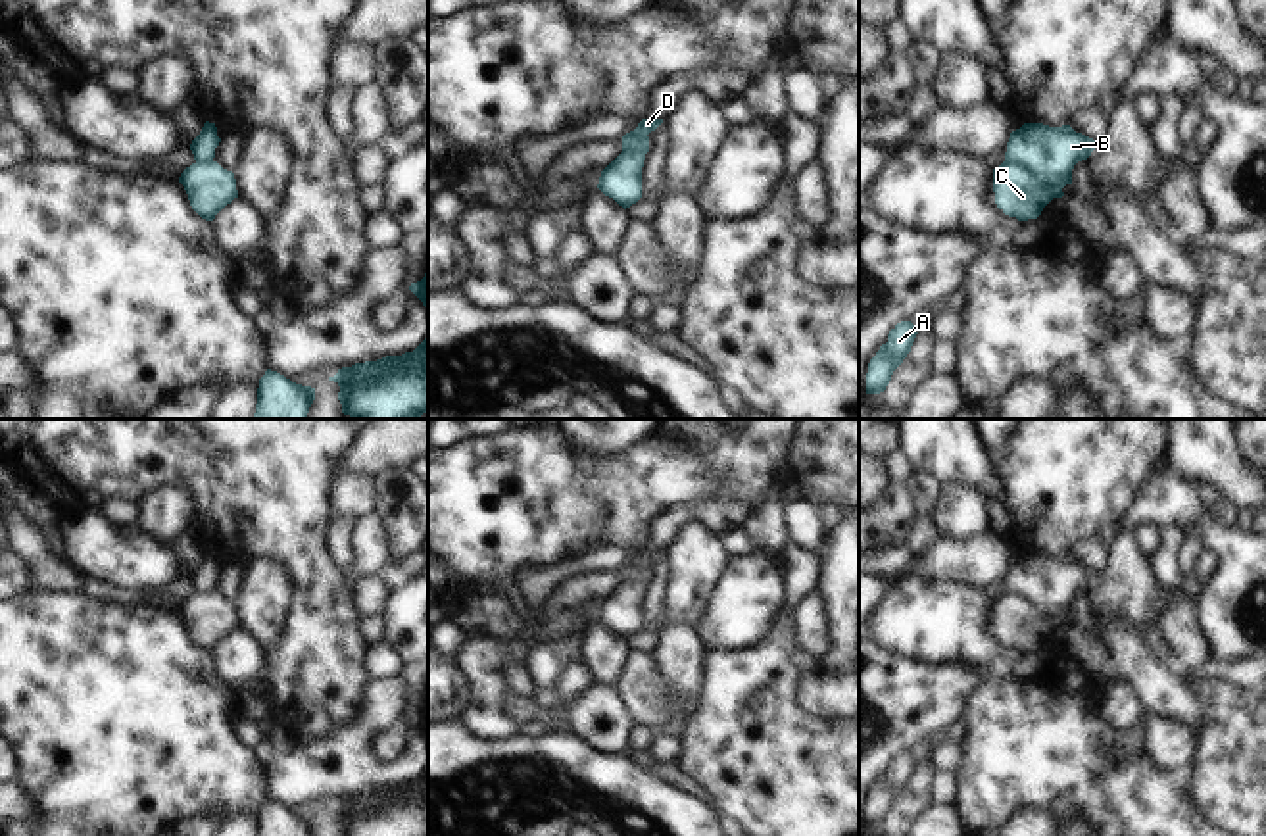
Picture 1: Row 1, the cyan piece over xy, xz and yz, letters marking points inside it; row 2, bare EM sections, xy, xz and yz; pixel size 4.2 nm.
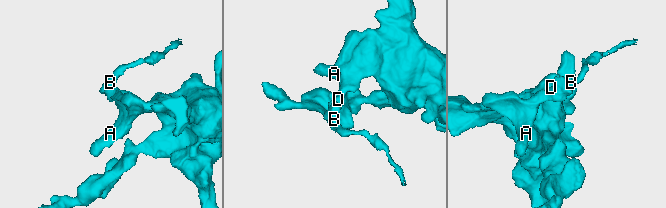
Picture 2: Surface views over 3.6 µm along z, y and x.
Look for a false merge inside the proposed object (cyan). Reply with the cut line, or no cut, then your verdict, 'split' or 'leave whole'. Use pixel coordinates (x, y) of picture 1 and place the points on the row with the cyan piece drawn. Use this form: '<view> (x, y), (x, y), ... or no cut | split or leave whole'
yz (1005, 160), (1026, 168), (1055, 196) | split

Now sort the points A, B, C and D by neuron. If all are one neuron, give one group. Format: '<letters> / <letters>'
A C D / B

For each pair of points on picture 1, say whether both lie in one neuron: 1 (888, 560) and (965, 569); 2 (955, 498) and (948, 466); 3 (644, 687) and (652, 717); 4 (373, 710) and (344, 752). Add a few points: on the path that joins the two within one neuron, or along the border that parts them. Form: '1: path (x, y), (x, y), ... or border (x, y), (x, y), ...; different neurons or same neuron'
1: border (942, 537), (905, 575); different neurons
2: border (942, 485), (965, 483), (988, 496); different neurons
3: path (644, 694), (650, 710); same neuron
4: path (371, 719), (350, 742); same neuron

